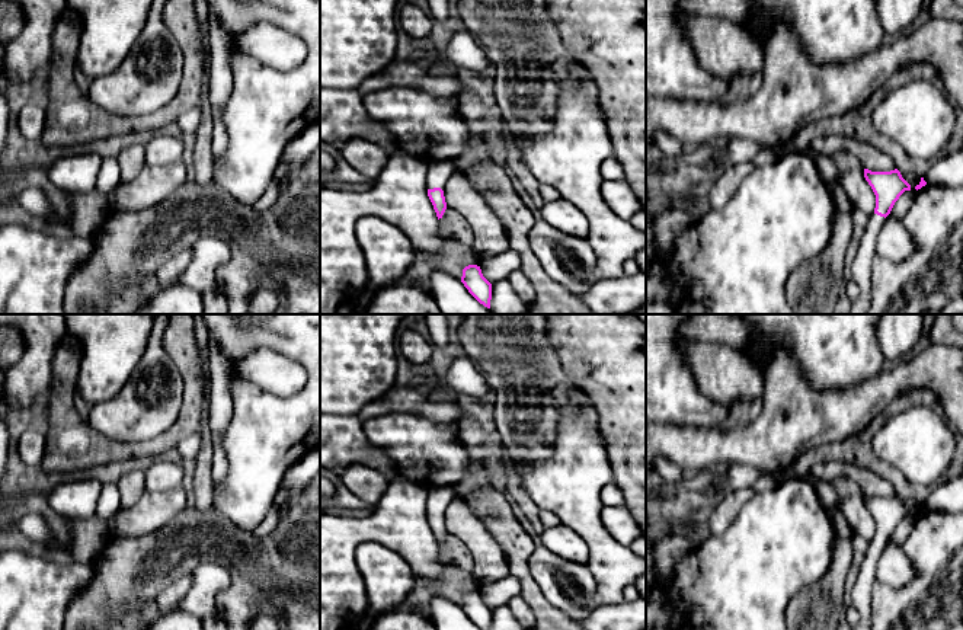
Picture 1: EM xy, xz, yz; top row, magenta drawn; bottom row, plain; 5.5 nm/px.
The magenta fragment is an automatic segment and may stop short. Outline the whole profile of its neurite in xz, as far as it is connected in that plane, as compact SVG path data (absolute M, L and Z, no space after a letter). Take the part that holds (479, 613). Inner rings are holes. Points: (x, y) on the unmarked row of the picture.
M465 592L463 595L461 608L480 630L490 630L492 610L483 602L480 592Z

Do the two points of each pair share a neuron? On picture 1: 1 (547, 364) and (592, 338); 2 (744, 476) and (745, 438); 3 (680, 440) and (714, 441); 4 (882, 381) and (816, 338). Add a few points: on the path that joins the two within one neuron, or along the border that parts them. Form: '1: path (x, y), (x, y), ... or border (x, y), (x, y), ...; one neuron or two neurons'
1: border (546, 329), (547, 339), (554, 349); two neurons
2: border (742, 461), (764, 472); two neurons
3: path (688, 441), (706, 441); one neuron
4: border (882, 370), (854, 384), (840, 387); two neurons

